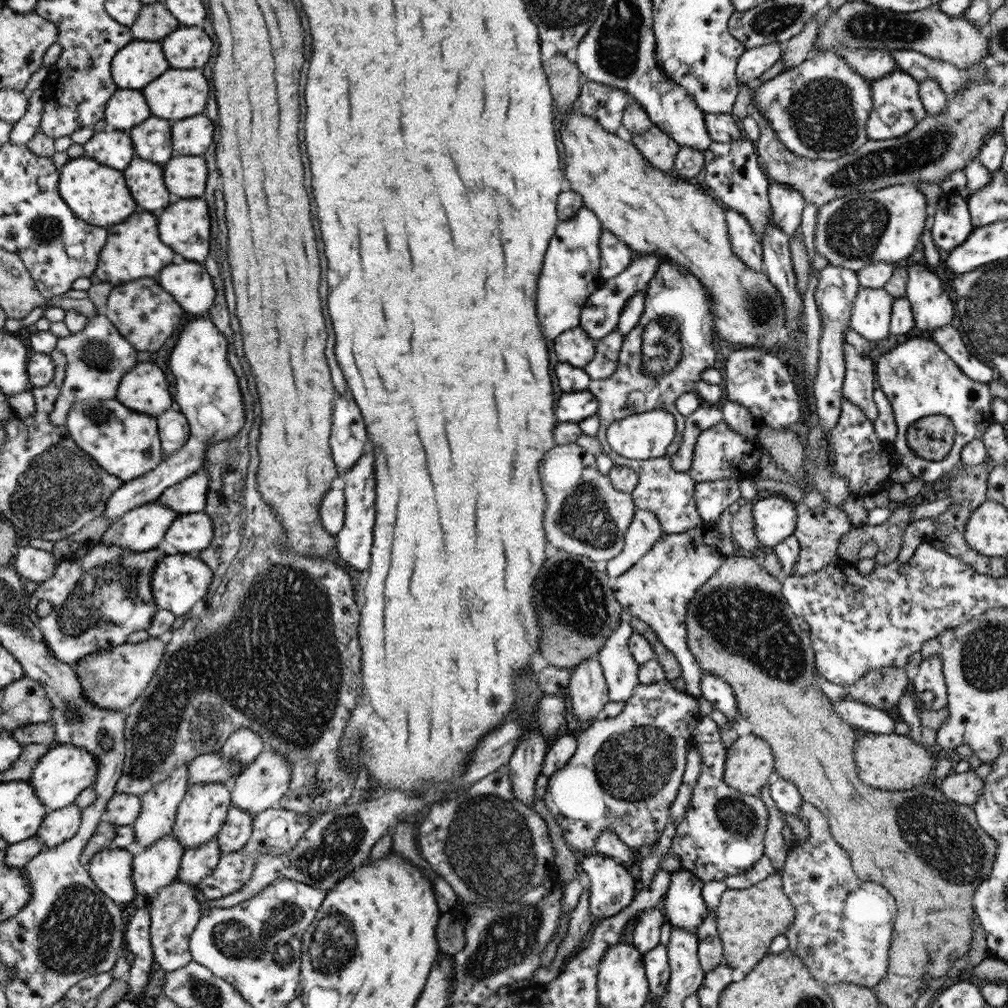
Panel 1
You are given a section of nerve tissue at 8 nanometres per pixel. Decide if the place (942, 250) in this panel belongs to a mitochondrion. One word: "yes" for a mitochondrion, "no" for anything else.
no

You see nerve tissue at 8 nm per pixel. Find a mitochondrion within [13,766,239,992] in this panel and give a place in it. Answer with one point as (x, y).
(74, 937)

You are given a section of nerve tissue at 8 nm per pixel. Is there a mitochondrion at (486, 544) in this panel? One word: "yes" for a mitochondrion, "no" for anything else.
no

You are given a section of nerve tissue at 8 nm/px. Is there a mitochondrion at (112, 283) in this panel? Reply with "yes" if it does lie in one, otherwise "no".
no

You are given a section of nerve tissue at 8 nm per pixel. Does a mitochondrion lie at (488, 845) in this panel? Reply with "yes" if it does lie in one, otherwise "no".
yes

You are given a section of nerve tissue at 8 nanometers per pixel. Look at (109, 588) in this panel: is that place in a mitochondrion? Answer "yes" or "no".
yes

